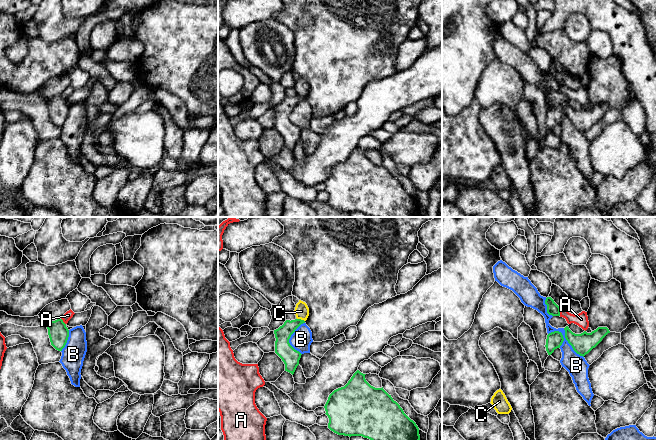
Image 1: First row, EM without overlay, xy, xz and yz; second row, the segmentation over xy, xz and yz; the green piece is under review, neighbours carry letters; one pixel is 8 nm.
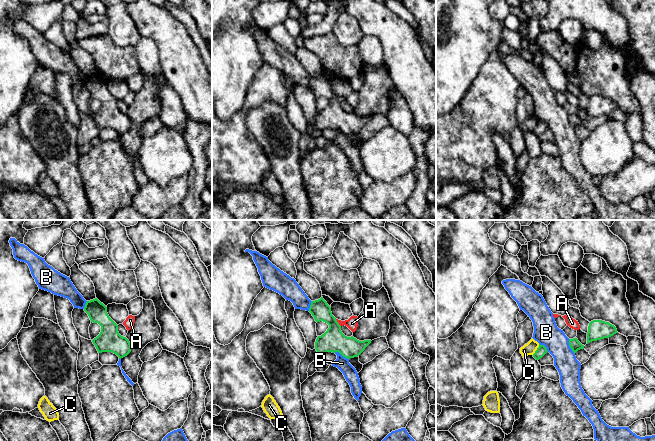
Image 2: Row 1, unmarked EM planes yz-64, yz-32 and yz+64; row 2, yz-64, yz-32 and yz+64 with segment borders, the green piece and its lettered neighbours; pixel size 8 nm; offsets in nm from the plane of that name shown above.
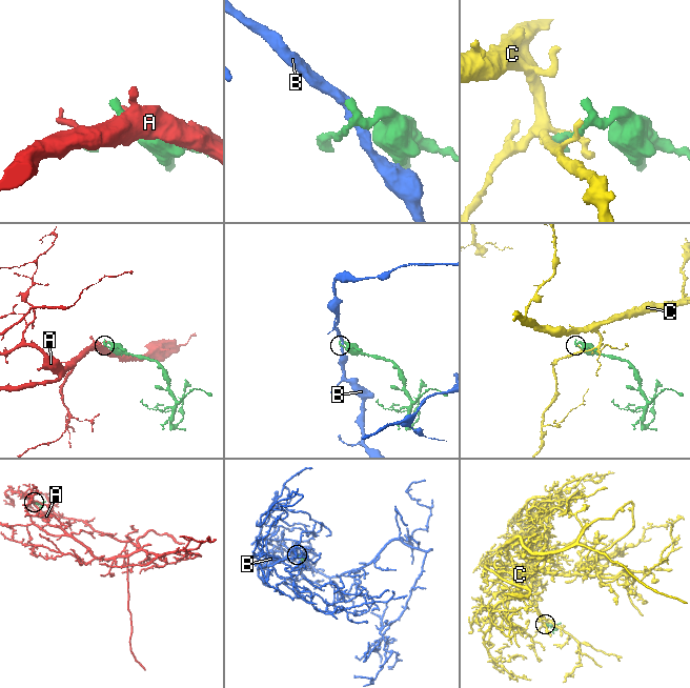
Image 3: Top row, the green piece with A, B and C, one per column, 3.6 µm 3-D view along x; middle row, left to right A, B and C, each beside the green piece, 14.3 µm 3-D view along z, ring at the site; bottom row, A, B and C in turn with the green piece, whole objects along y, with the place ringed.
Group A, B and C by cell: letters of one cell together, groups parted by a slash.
A / B / C

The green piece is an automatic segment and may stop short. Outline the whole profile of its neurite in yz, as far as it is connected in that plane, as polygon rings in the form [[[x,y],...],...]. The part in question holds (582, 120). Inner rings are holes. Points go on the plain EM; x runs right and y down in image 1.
[[[566,102],[564,106],[565,114],[568,119],[577,130],[583,133],[595,124],[608,109],[610,109],[607,103],[598,103],[591,109],[584,107],[581,110],[573,109],[568,102]]]

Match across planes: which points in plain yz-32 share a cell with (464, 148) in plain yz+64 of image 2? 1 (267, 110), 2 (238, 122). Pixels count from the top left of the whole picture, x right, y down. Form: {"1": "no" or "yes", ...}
{"1": "no", "2": "yes"}

